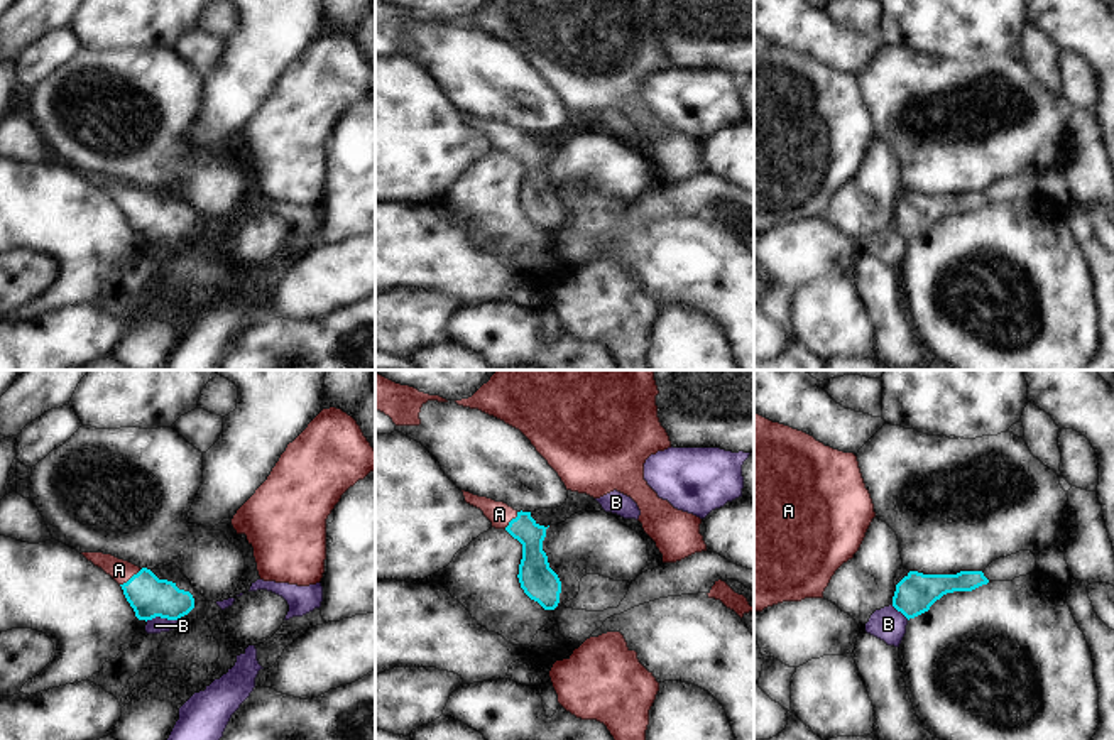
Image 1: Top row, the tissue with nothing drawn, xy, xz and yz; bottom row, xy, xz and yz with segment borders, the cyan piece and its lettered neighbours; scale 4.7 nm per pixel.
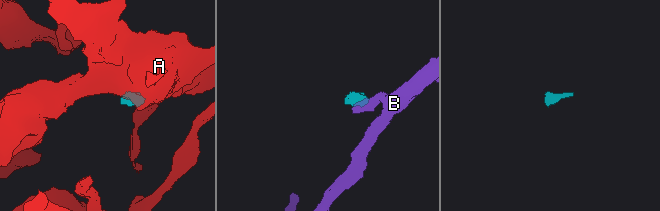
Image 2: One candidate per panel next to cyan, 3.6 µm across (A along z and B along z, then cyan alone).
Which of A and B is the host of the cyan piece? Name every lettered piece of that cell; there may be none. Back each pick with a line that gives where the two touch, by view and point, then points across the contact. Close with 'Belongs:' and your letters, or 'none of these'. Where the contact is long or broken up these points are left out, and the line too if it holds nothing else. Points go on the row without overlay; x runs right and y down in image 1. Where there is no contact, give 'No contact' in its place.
A: Touches cyan at xy (132, 198). Path across: xy (149, 218), (132, 198), (119, 191)
Belongs: A.

